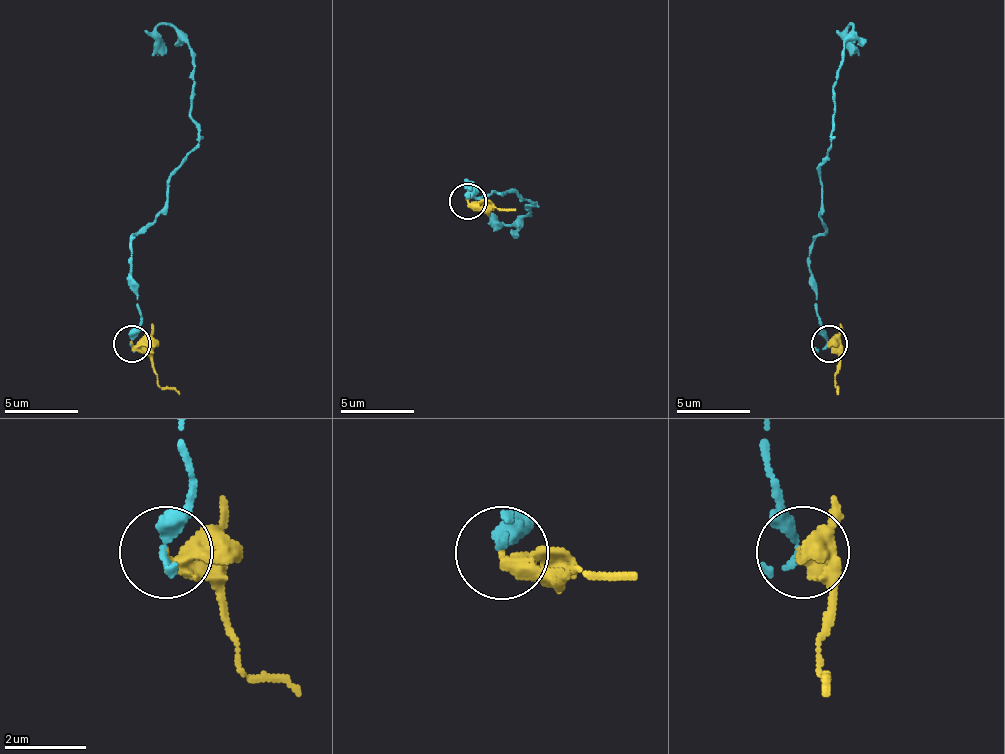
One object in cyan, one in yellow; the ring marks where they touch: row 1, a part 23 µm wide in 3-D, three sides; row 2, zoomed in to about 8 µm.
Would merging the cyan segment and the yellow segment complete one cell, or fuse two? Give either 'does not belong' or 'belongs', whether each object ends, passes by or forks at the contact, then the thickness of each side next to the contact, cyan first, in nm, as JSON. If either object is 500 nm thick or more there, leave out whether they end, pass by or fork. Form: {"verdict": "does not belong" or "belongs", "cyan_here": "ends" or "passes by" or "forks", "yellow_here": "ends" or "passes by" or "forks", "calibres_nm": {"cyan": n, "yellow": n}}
{"verdict": "does not belong", "cyan_here": "ends", "yellow_here": "ends", "calibres_nm": {"cyan": 320, "yellow": 400}}

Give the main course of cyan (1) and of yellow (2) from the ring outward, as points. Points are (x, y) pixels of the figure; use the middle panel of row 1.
1: (467, 198), (478, 191), (467, 180), (478, 198), (507, 191), (533, 202), (511, 224), (492, 220), (503, 224)
2: (467, 202), (485, 209), (492, 206), (514, 209)

